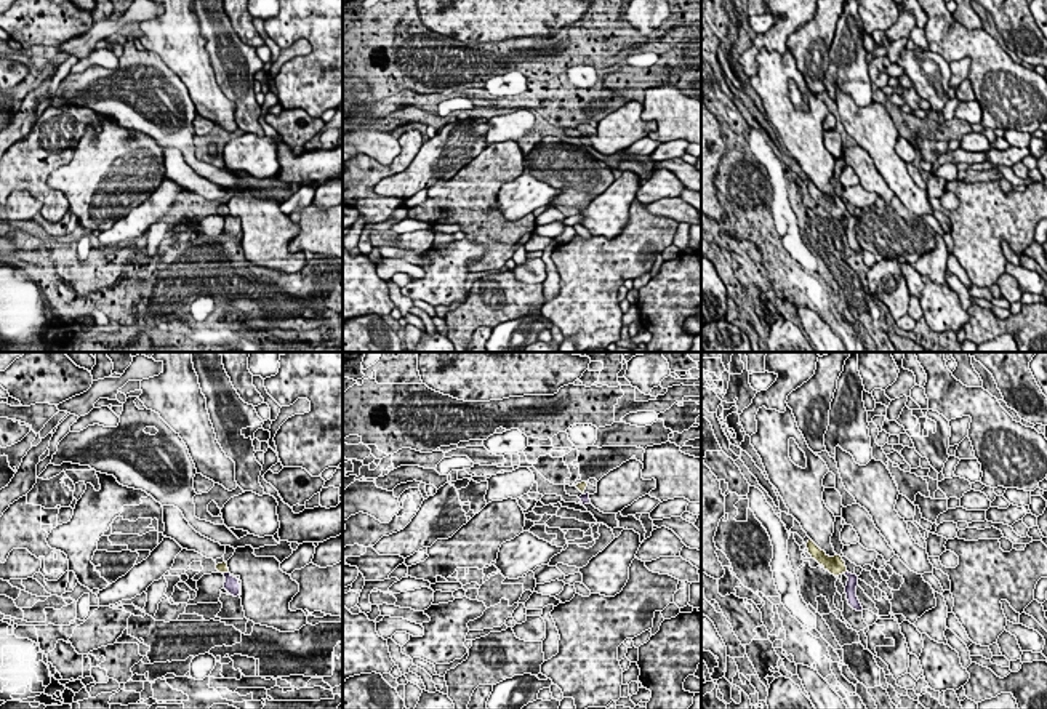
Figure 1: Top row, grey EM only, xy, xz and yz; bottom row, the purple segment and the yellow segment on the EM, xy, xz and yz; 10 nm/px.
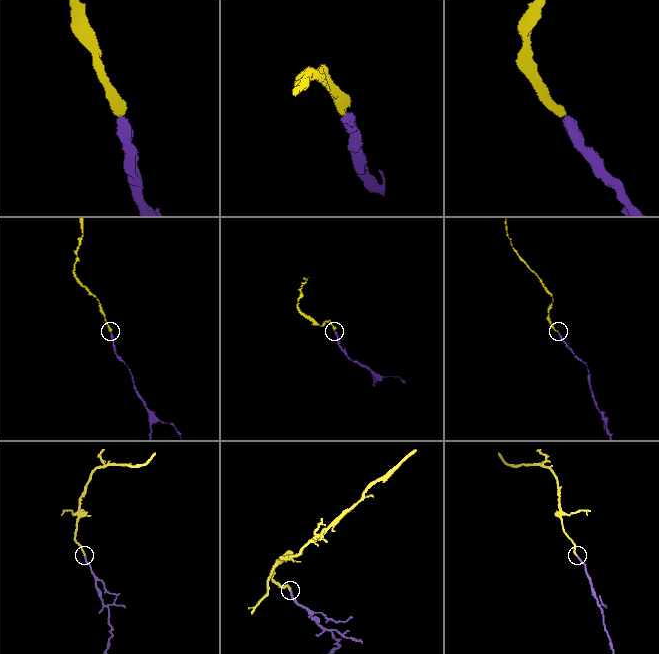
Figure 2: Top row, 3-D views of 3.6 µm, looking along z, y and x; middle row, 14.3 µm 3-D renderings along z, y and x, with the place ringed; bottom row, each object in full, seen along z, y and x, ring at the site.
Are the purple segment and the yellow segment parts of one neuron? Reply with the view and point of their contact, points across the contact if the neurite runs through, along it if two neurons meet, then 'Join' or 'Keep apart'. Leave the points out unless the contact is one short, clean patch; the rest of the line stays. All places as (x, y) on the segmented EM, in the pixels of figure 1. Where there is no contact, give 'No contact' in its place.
Touches purple at xy (224, 573). Path across: xy (231, 584), (224, 573), (221, 567). Join

